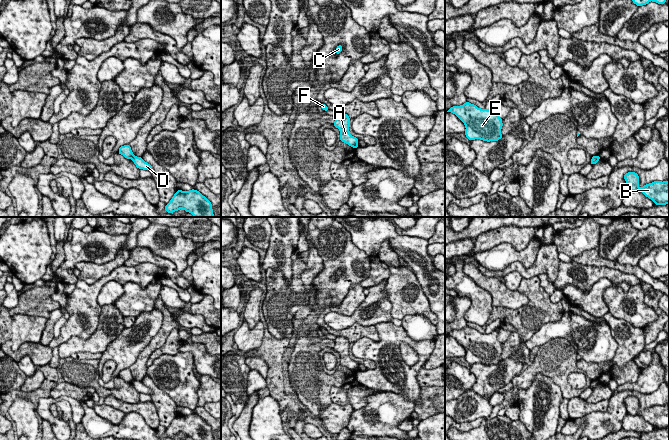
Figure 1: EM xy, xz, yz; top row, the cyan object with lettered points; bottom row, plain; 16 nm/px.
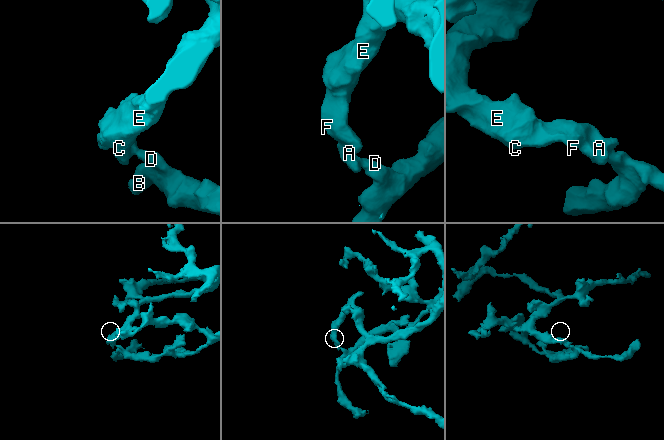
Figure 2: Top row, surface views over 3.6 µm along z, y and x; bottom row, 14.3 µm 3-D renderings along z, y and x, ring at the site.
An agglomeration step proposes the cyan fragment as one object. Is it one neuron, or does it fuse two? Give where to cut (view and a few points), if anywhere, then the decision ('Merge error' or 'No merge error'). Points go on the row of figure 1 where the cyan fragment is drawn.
Split along xy (134, 156), (131, 158). Merge error

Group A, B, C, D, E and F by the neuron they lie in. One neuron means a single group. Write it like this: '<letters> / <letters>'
A C E F / B D

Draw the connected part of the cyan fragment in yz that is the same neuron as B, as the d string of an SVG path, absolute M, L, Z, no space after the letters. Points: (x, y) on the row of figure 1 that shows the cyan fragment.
M628 172L624 175L627 189L631 191L641 191L646 197L651 199L656 205L666 205L669 203L669 182L654 181L639 188L639 176L635 172Z

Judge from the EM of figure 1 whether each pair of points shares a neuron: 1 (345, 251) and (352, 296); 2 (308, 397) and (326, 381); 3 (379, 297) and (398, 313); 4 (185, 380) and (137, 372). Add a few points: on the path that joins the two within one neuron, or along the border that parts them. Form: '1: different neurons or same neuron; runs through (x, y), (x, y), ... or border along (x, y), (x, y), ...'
1: different neurons; border along (359, 283), (351, 286), (344, 299), (337, 306)
2: same neuron; runs through (312, 393), (322, 383)
3: different neurons; border along (385, 284), (384, 291), (391, 304), (393, 318)
4: different neurons; border along (148, 367), (145, 374)

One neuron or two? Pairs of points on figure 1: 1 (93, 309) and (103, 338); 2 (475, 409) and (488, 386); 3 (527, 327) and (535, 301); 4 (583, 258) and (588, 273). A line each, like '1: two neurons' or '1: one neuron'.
1: two neurons
2: two neurons
3: one neuron
4: two neurons

